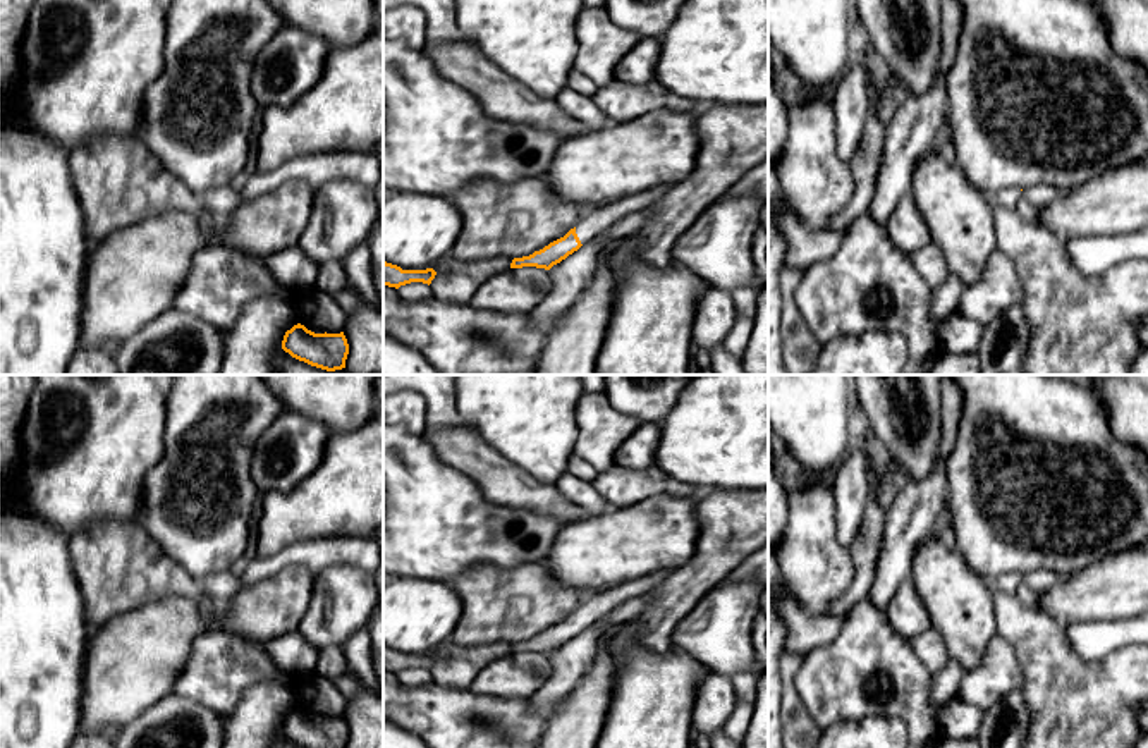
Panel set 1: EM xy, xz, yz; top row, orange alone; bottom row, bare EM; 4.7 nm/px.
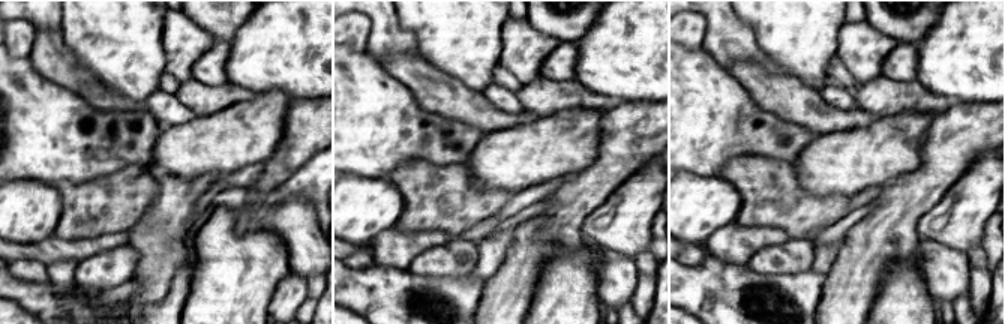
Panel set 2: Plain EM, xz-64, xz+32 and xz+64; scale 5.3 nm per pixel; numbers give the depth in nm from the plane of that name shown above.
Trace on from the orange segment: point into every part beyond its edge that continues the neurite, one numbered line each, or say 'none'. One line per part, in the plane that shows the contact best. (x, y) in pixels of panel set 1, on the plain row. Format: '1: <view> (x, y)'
1: xz (592, 611)

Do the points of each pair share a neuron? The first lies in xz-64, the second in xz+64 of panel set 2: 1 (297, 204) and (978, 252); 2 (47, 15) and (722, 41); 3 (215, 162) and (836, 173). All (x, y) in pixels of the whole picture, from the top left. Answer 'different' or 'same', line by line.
1: different
2: same
3: same

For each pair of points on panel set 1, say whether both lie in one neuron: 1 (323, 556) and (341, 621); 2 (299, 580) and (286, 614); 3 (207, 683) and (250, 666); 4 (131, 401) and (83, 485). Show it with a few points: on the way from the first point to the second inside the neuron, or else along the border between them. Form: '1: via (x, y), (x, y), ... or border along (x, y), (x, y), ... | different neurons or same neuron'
1: border along (365, 570), (327, 566), (317, 573) | different neurons
2: via (291, 588), (286, 595), (286, 606) | same neuron
3: via (217, 674), (225, 666), (239, 666) | same neuron
4: via (119, 422), (83, 458), (83, 465) | same neuron

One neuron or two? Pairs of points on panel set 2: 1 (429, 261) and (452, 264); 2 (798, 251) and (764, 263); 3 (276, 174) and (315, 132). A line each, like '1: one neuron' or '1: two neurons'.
1: one neuron
2: one neuron
3: one neuron

